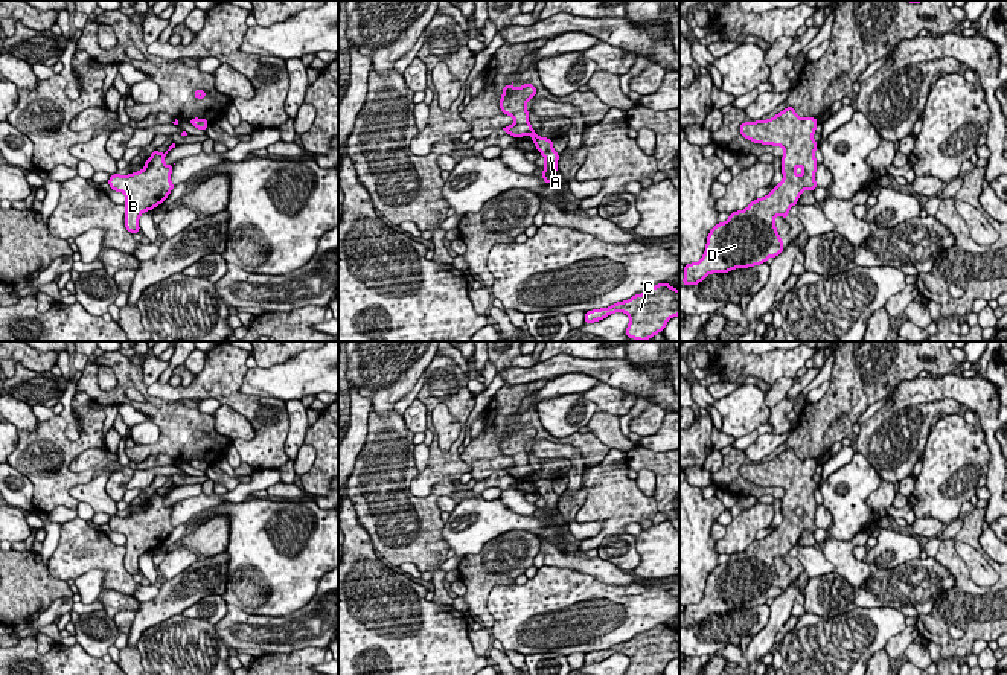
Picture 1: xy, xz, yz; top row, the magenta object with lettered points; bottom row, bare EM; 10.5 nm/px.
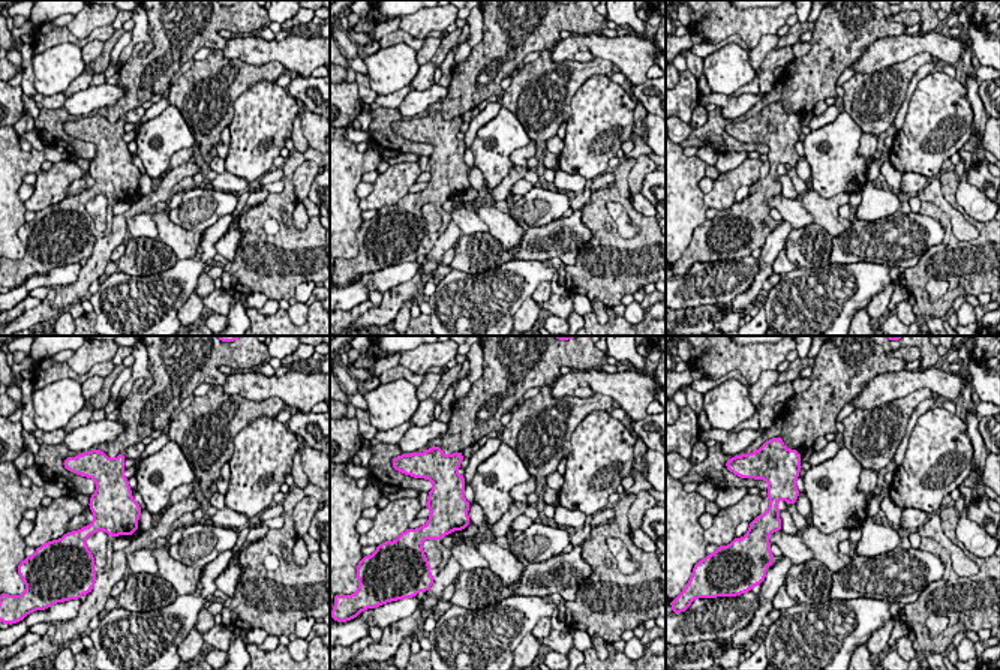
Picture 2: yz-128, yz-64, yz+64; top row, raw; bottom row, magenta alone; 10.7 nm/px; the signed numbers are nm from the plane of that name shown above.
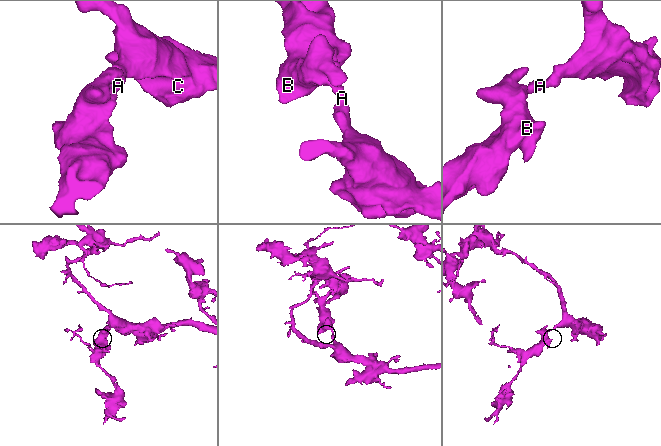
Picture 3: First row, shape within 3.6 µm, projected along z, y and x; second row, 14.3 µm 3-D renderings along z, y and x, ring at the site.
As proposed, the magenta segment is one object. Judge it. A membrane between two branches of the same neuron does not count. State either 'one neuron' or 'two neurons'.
one neuron

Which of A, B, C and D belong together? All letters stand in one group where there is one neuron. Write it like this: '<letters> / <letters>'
A B C D

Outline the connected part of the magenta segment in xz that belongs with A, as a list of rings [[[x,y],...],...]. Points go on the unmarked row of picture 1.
[[[512,425],[504,427],[503,437],[500,440],[500,449],[504,456],[513,459],[515,465],[503,469],[507,475],[513,478],[532,477],[536,491],[545,500],[542,520],[547,526],[556,524],[555,513],[558,512],[559,495],[553,491],[553,481],[547,478],[539,478],[535,475],[535,469],[529,466],[529,453],[526,445],[536,436],[533,425],[524,425],[519,430],[513,430]]]

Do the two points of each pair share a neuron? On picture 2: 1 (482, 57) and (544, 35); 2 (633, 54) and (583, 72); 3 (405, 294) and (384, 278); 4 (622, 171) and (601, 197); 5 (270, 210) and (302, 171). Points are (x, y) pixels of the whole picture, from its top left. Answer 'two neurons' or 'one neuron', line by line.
1: one neuron
2: two neurons
3: two neurons
4: one neuron
5: two neurons

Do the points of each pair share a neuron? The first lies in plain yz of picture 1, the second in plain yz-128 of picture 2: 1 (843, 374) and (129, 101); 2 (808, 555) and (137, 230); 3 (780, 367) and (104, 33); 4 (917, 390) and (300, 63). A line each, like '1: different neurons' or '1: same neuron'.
1: same neuron
2: same neuron
3: different neurons
4: same neuron

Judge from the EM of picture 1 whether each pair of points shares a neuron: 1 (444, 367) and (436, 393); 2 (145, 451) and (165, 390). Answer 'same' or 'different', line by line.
1: same
2: different

